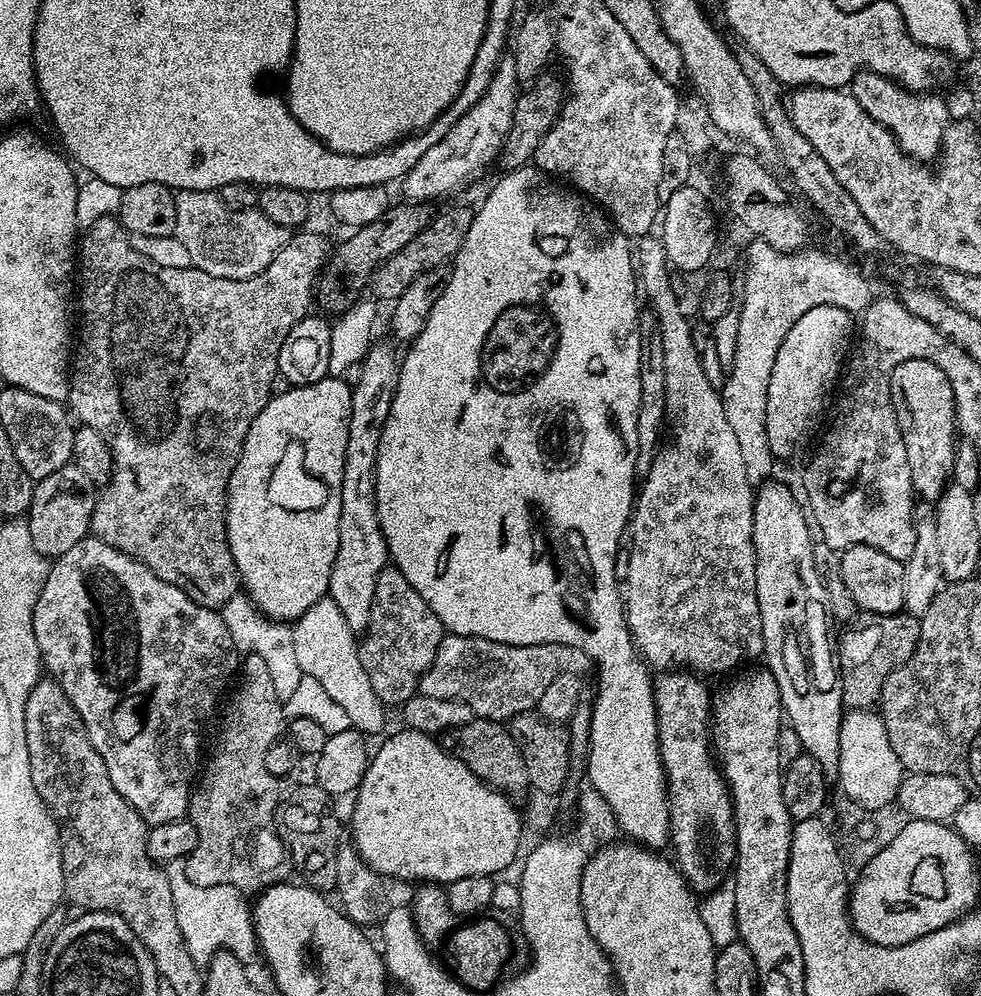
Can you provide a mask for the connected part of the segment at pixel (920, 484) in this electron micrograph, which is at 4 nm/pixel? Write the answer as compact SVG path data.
M914 358L894 366L894 370L888 375L888 381L890 382L890 394L896 421L906 442L906 462L910 462L912 487L918 493L921 501L939 501L940 495L950 483L958 439L956 395L950 386L950 378L934 362Z

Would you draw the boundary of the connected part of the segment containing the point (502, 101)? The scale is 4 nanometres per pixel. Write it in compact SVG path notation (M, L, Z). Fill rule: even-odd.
M511 58L501 59L495 68L491 69L488 78L488 88L484 97L470 110L466 110L454 123L448 125L444 136L414 166L405 174L402 187L409 201L433 202L451 194L455 188L463 186L467 180L472 180L488 163L495 161L500 154L504 139L514 118L518 81L514 74L514 62Z

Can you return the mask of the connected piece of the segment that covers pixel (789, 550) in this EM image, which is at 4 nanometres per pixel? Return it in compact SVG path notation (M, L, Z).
M776 478L769 479L767 482L759 485L759 487L755 489L754 495L756 497L756 501L754 502L754 530L752 531L752 537L754 538L754 550L756 551L756 593L758 594L758 610L762 614L762 638L764 639L763 659L766 661L766 666L770 671L772 671L772 673L774 674L774 678L778 682L778 690L780 691L780 707L782 709L783 715L786 717L787 723L792 726L795 733L798 734L799 738L801 739L801 746L803 748L803 751L807 753L807 755L812 756L814 758L814 762L818 762L818 766L822 766L822 770L824 771L824 777L826 777L829 782L832 782L835 781L840 775L840 771L838 770L838 762L840 761L840 722L844 719L846 715L846 709L844 707L844 689L840 687L838 667L836 668L836 664L838 665L838 660L837 657L834 655L834 644L833 641L832 644L830 641L828 641L828 620L830 621L830 609L828 606L828 595L826 594L826 590L824 589L824 580L822 577L820 577L820 572L816 569L816 563L814 562L814 550L812 549L814 543L814 537L812 537L813 529L810 527L809 517L806 515L805 509L802 507L802 504L802 509L800 509L800 504L798 501L796 501L795 494L792 493L786 485L779 484L779 482L776 481Z

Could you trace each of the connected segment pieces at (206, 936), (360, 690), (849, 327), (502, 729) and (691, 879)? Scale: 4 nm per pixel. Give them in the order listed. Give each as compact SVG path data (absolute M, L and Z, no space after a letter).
M175 860L167 865L168 881L170 882L170 894L174 894L174 914L178 914L178 927L182 929L182 938L186 938L186 947L190 950L190 958L201 968L207 969L212 957L224 949L231 949L237 954L244 952L256 952L256 930L252 923L252 914L249 905L244 905L245 893L238 891L234 886L219 884L218 886L194 886L190 878L184 873L184 861Z
M324 596L306 614L302 614L291 625L294 640L295 656L301 666L303 675L314 678L342 706L343 712L350 717L352 727L365 737L379 737L384 728L384 712L386 705L374 694L374 686L370 686L370 678L362 667L360 645L357 633L346 626L346 618L342 618L342 610L330 599Z
M830 304L806 310L790 326L790 334L786 334L778 358L774 358L774 374L770 374L770 390L766 394L766 438L777 461L798 455L811 442L820 424L819 416L827 404L829 407L830 397L841 379L853 340L853 313Z
M473 718L466 722L466 726L458 726L443 733L438 742L450 755L457 756L476 777L505 796L517 798L524 791L529 791L526 762L522 762L516 740L501 721Z
M664 670L655 677L656 717L660 731L660 757L664 777L668 780L668 813L670 814L670 848L676 851L674 863L693 889L719 888L733 871L736 862L736 815L732 809L732 793L724 773L714 763L710 743L712 696L699 675L688 670Z

